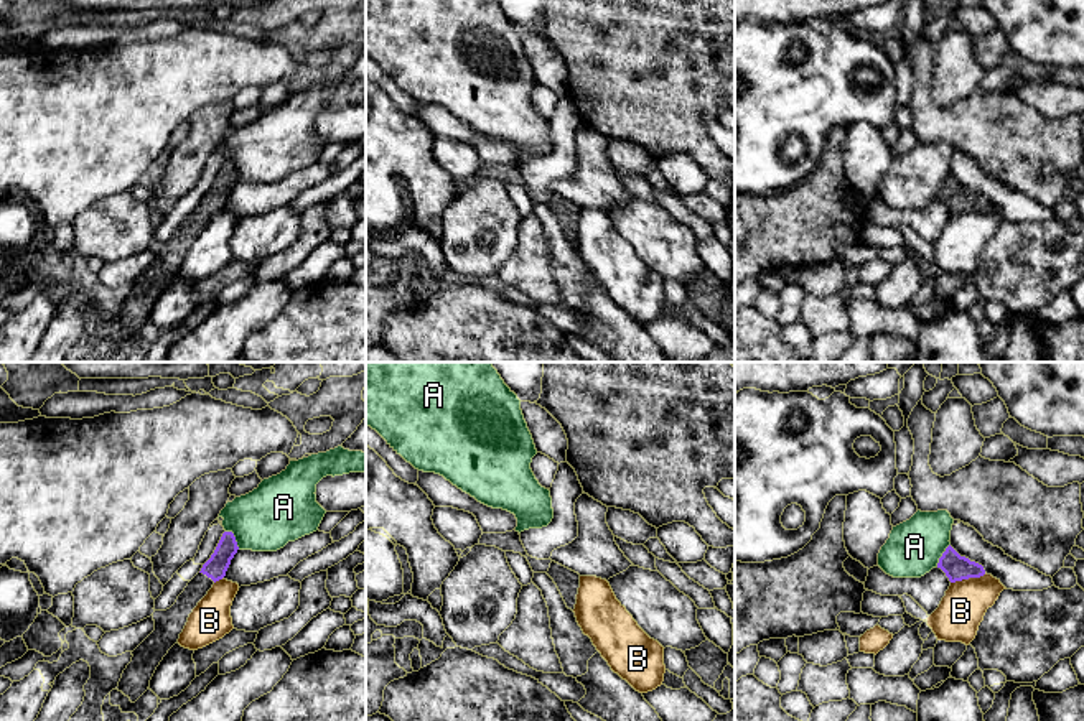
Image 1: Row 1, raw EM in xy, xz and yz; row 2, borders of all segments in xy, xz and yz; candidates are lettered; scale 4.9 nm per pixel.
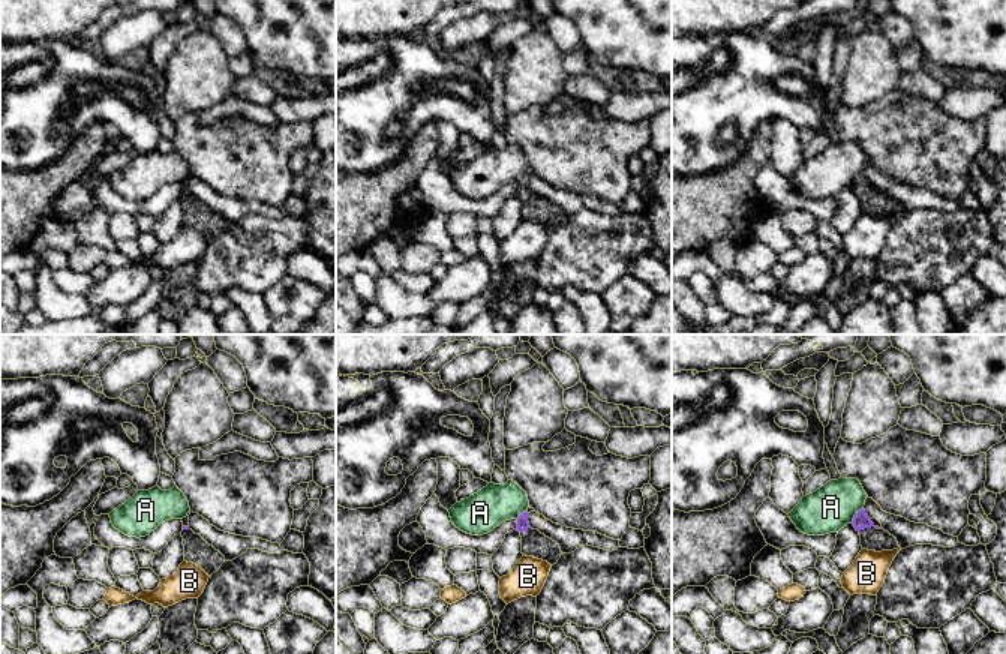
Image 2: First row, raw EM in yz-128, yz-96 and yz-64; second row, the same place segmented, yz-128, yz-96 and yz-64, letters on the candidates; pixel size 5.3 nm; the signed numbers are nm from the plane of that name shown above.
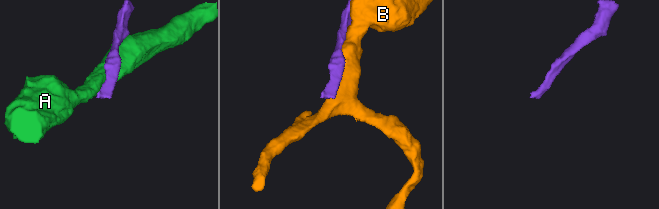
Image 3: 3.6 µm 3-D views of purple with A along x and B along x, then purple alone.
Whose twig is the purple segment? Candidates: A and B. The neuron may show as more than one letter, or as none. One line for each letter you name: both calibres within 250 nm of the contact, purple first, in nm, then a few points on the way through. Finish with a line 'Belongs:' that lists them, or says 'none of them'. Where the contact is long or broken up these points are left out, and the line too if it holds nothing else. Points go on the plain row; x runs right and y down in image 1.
Belongs: none of them

